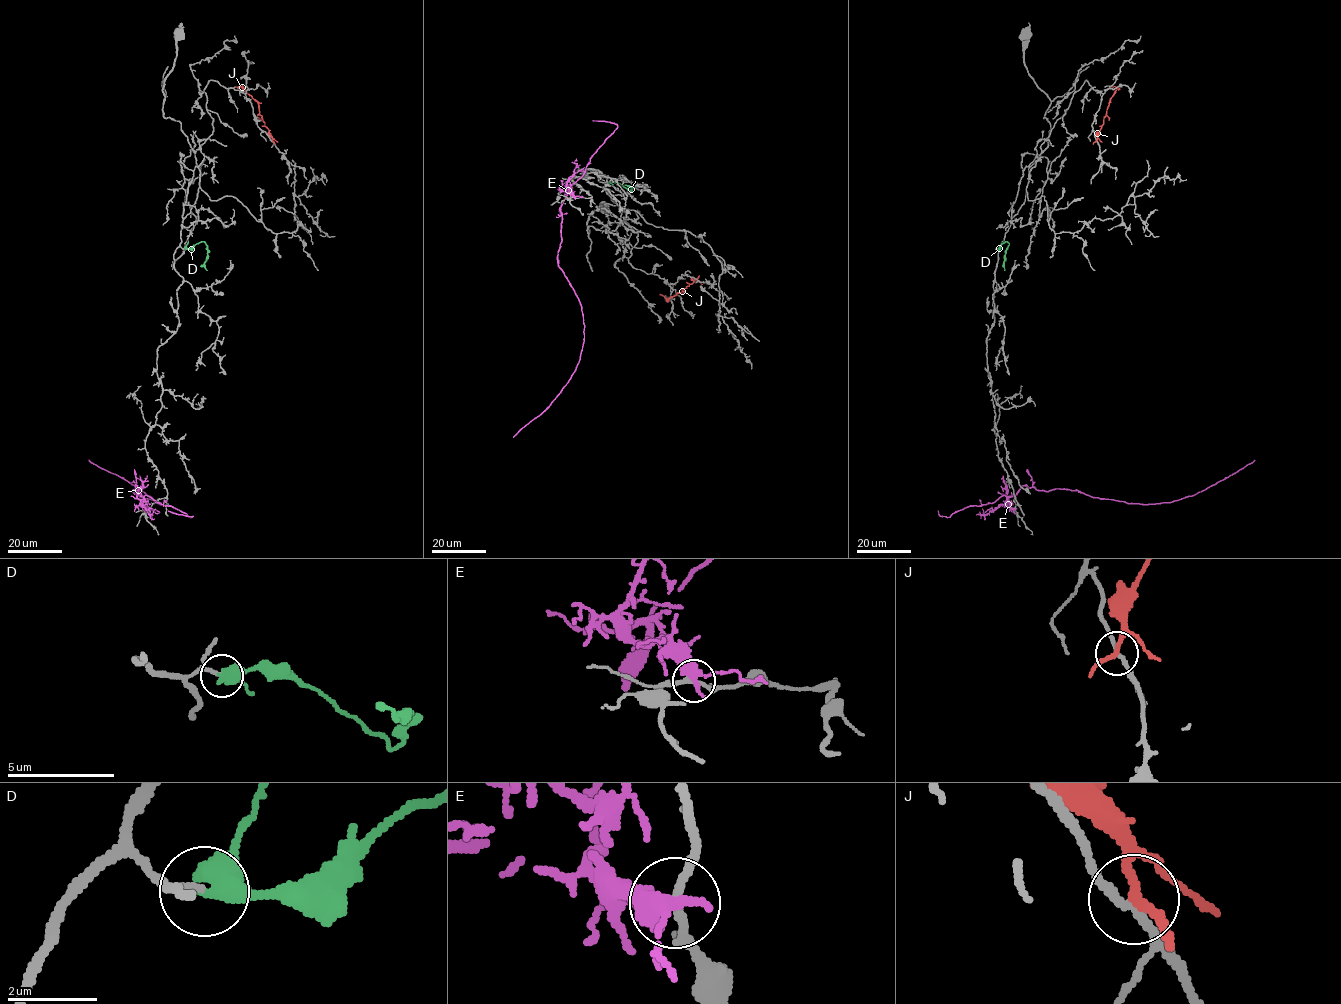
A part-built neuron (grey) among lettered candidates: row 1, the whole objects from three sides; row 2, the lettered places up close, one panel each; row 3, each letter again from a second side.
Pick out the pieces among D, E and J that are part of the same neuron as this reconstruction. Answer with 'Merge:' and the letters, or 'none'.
Merge: D

